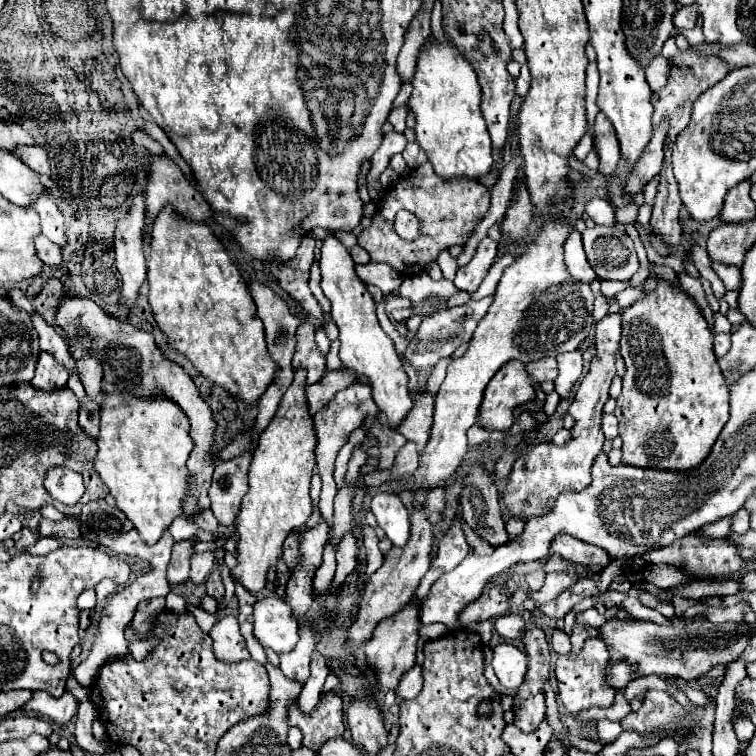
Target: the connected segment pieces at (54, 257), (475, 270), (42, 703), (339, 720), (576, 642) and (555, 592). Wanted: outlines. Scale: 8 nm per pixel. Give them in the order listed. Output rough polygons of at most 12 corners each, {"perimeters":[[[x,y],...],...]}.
{"perimeters":[[[43,234],[35,238],[37,256],[47,266],[61,264],[61,248]],[[485,238],[453,284],[475,292],[497,256],[497,242]],[[33,692],[25,714],[67,724],[77,714],[77,698]],[[321,695],[321,706],[303,716],[289,706],[289,726],[303,746],[319,750],[345,732],[342,700]],[[575,620],[570,635],[569,655],[580,653],[587,638],[596,637],[596,630]],[[565,572],[547,573],[530,594],[539,604],[557,599],[575,581]]]}

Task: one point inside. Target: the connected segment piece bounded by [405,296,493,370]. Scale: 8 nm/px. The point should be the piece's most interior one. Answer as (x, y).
(439, 334)

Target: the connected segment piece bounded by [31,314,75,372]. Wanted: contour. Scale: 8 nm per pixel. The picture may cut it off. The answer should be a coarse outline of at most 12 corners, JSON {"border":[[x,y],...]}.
{"border":[[39,314],[31,322],[41,350],[51,352],[75,372],[65,340]]}

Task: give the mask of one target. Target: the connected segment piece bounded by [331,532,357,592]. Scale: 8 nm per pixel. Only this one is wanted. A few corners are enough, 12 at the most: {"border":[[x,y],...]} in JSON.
{"border":[[351,532],[337,544],[337,572],[331,592],[343,586],[357,564],[357,538]]}

